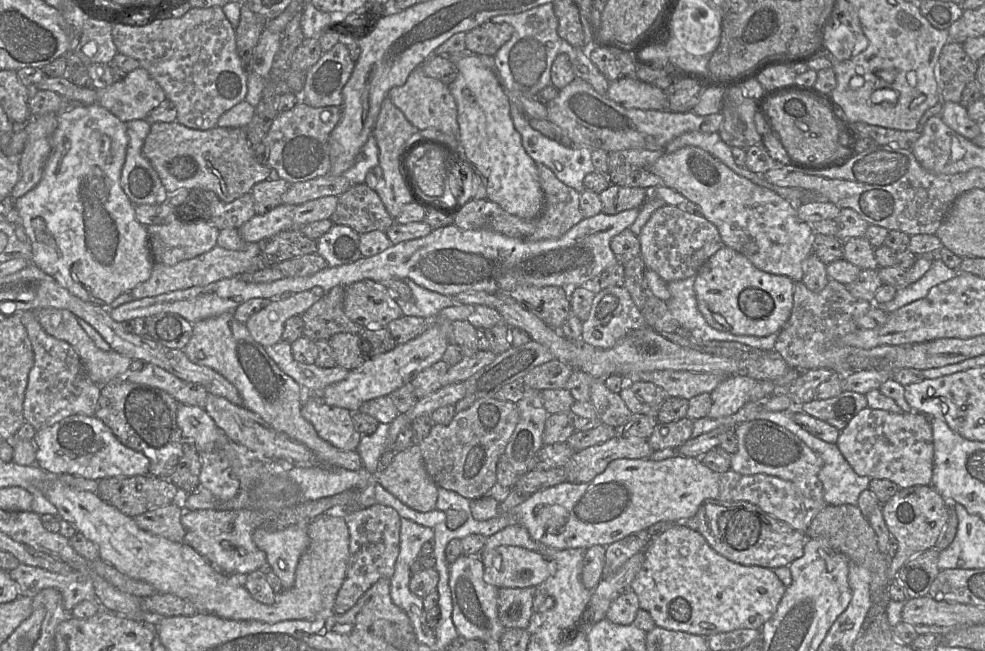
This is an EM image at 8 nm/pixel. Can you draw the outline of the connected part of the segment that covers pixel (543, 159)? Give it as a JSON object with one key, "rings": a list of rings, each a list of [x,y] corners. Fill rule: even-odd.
{"rings":[[[511,104],[511,117],[516,130],[521,135],[522,145],[525,151],[535,163],[547,166],[561,182],[575,189],[577,192],[582,193],[585,190],[583,185],[585,176],[596,171],[591,160],[592,150],[588,147],[566,147],[549,139],[532,128],[529,124],[528,117],[514,104]]]}

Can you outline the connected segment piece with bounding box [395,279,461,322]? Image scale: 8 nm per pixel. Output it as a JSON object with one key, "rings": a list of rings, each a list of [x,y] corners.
{"rings":[[[410,279],[403,280],[412,292],[411,300],[395,298],[396,303],[401,308],[405,316],[421,317],[428,321],[433,321],[439,317],[439,313],[444,308],[461,304],[453,301],[450,297],[419,286]]]}

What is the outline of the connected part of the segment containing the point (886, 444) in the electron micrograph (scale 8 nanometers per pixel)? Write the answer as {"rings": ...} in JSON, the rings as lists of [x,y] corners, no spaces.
{"rings":[[[866,407],[839,432],[836,445],[859,476],[887,479],[896,483],[900,489],[920,485],[931,486],[934,463],[933,435],[927,416],[923,413],[913,411],[897,414]]]}

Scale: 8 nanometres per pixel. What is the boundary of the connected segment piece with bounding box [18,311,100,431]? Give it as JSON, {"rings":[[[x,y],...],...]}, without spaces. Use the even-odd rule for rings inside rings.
{"rings":[[[36,311],[18,313],[34,352],[23,403],[25,421],[38,431],[71,415],[95,416],[100,386],[88,377],[78,353],[69,343],[49,335],[39,323]]]}

